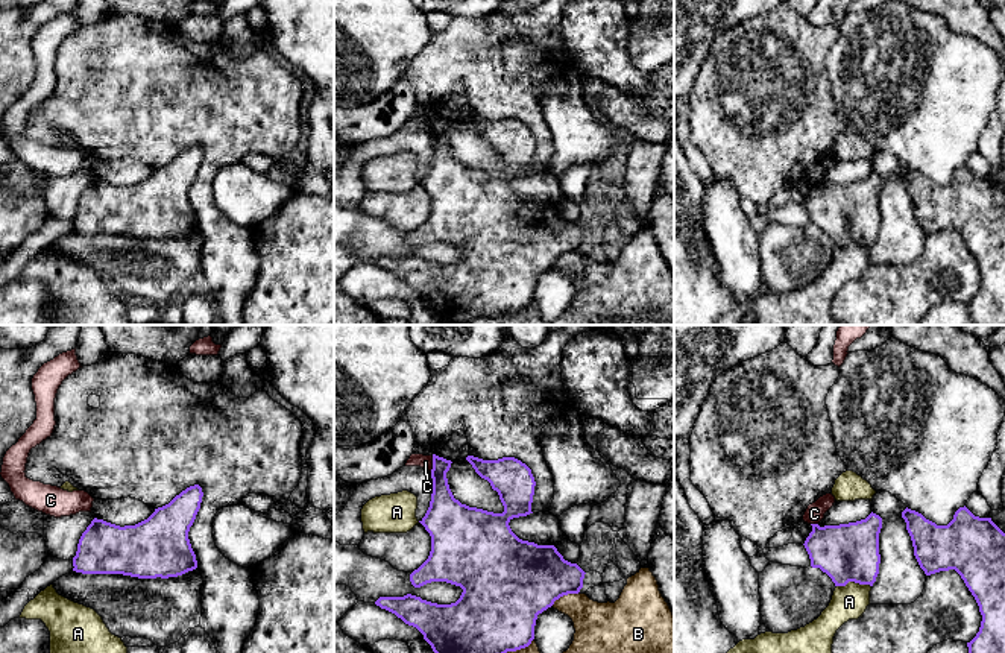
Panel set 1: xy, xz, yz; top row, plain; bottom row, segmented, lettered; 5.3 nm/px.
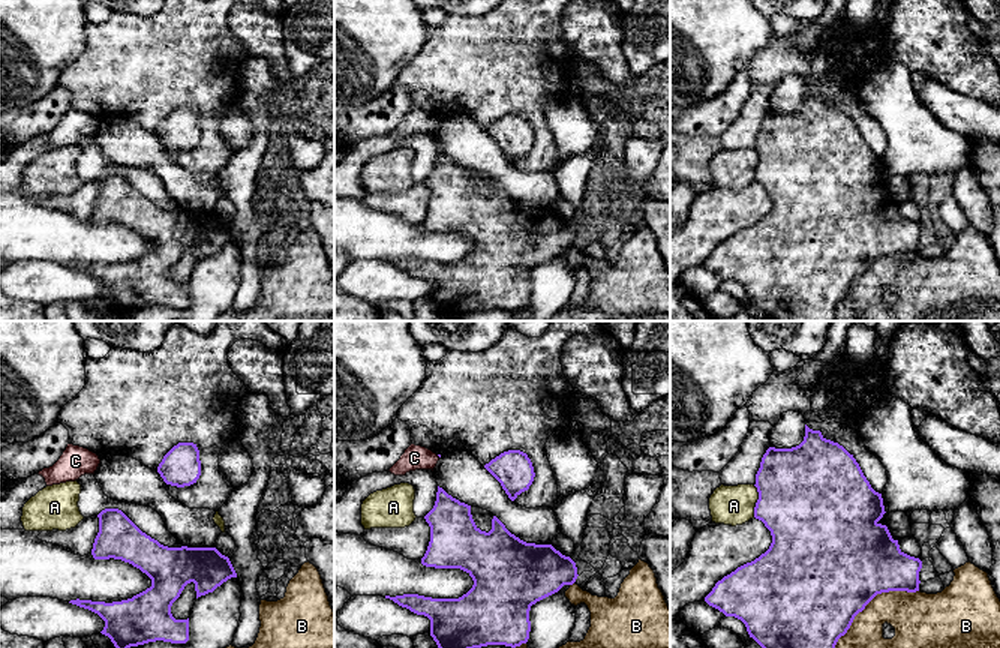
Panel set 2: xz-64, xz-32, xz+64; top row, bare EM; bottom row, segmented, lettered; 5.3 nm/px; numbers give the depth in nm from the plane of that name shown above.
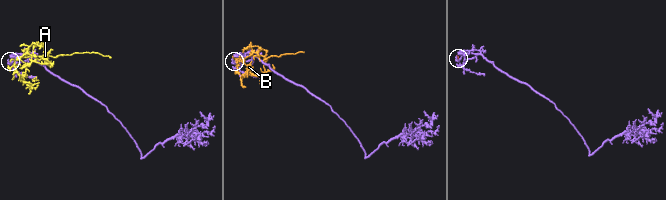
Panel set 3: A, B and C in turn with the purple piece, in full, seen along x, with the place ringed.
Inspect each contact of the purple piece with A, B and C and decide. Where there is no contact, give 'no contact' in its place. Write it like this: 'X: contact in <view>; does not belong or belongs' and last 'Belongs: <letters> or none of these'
A: contact in yz; does not belong
B: contact in xz; does not belong
C: contact in xz; does not belong
Belongs: none of these

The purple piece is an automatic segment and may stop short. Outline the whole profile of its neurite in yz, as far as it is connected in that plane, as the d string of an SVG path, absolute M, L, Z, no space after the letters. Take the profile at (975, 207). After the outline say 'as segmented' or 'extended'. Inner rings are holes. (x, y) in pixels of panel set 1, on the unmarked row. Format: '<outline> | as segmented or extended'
M966 166L955 172L947 185L937 185L908 167L902 172L902 178L912 200L914 216L925 234L955 229L979 266L981 287L967 302L975 325L1005 325L1005 193L991 178L975 176Z | as segmented

